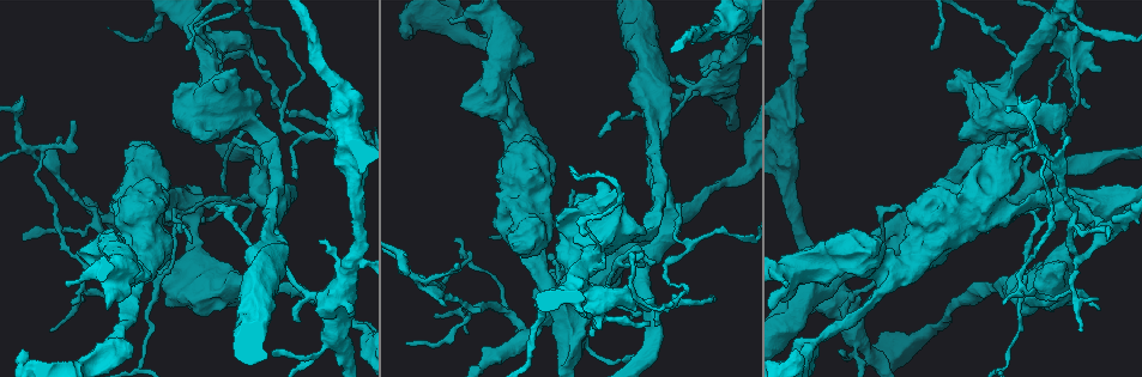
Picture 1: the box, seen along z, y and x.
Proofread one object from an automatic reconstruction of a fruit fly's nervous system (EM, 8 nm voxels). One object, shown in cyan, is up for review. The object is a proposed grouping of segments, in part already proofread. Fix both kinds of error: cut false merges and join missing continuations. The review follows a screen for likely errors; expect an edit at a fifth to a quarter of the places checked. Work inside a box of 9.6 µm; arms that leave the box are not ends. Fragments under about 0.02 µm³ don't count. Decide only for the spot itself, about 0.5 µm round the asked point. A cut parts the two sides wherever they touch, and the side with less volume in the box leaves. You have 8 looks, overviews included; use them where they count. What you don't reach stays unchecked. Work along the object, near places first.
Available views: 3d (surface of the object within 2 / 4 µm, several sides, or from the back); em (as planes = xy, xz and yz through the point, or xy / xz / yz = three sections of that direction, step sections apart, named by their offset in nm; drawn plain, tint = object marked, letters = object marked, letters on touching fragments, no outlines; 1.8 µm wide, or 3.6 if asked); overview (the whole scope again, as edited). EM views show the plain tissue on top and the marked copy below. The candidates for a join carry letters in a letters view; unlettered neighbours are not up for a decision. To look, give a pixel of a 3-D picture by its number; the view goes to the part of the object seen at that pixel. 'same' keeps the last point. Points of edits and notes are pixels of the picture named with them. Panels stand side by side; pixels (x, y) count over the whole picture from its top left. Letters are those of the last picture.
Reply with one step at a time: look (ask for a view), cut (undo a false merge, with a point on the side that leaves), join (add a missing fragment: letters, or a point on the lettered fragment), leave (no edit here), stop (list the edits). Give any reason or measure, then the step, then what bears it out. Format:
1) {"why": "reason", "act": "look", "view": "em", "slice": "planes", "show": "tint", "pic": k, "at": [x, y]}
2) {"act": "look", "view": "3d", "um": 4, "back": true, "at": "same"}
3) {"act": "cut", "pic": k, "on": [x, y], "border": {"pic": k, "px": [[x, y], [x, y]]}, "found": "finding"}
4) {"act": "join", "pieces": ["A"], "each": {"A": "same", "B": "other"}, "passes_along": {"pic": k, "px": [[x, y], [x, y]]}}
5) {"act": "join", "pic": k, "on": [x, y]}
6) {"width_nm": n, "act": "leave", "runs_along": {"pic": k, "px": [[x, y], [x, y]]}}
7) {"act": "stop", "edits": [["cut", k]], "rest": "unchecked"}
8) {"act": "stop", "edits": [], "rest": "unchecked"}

{"why": "four-way junction", "act": "look", "view": "em", "slice": "xy", "step": 16, "show": "tint", "pic": 1, "at": [1062, 214]}

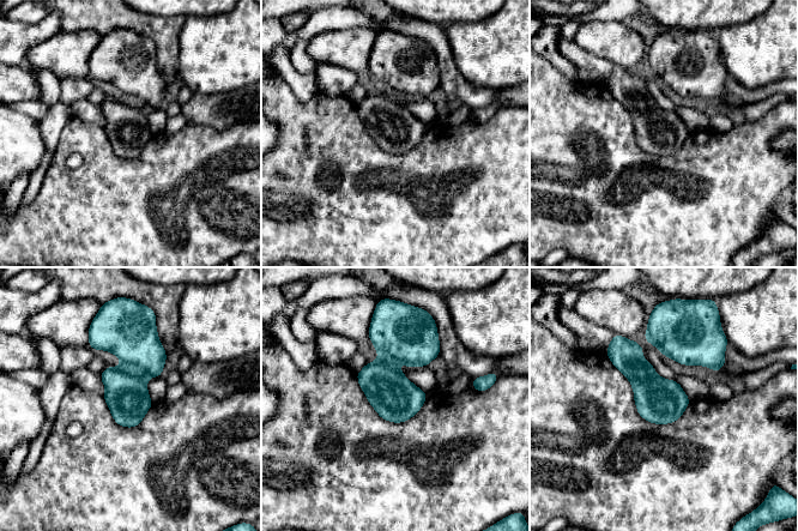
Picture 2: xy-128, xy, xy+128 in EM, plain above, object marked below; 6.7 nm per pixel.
{"act": "look", "view": "em", "slice": "xy", "step": 16, "show": "letters", "at": "same"}

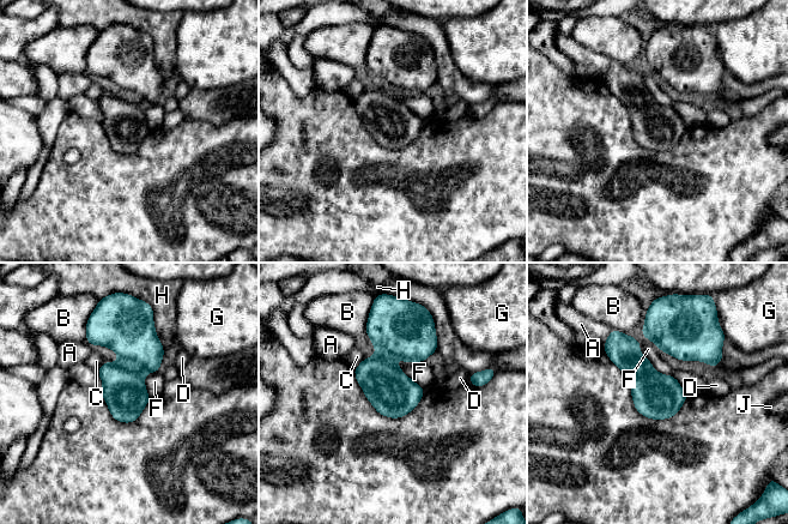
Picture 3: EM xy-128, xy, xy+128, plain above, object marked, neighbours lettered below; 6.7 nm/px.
{"longest_contact_nm": ["F", 320], "act": "cut", "pic": 3, "on": [123, 390], "each": {"A": "other", "B": "other", "C": "other", "D": "other", "F": "other", "G": "other", "H": "other", "J": "other"}, "border": {"pic": 3, "px": [[119, 360], [135, 366], [144, 374]]}, "found": "a second neuron is stuck on"}

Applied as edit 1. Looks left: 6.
{"act": "look", "view": "overview"}

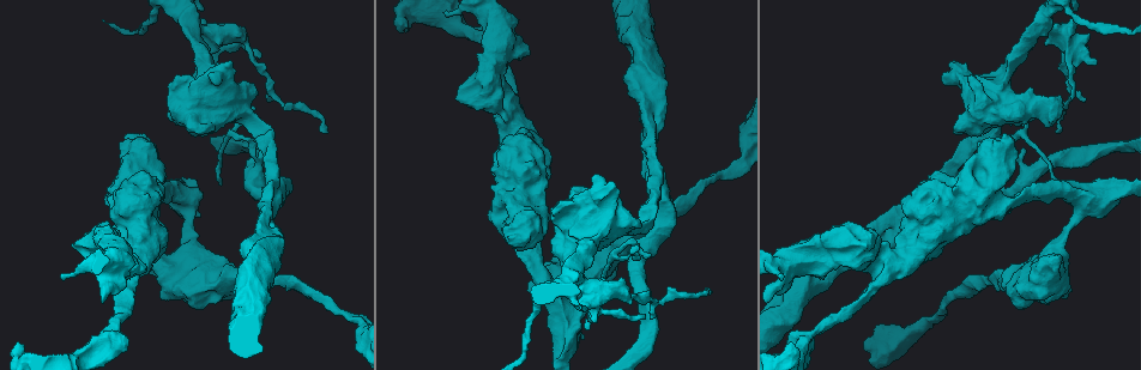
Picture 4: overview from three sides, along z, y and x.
{"act": "look", "view": "3d", "um": 4, "pic": 4, "at": [1062, 130]}

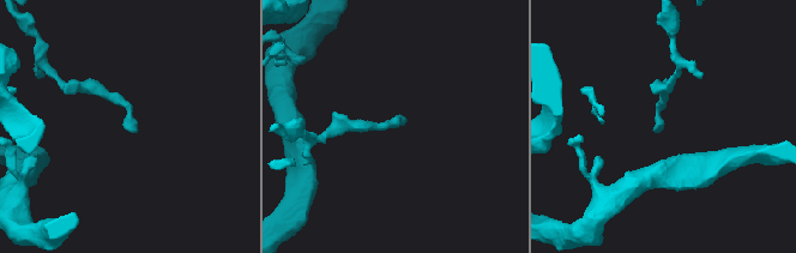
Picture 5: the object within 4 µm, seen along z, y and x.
{"act": "look", "view": "em", "slice": "yz", "step": 8, "show": "letters", "pic": 5, "at": [403, 124]}

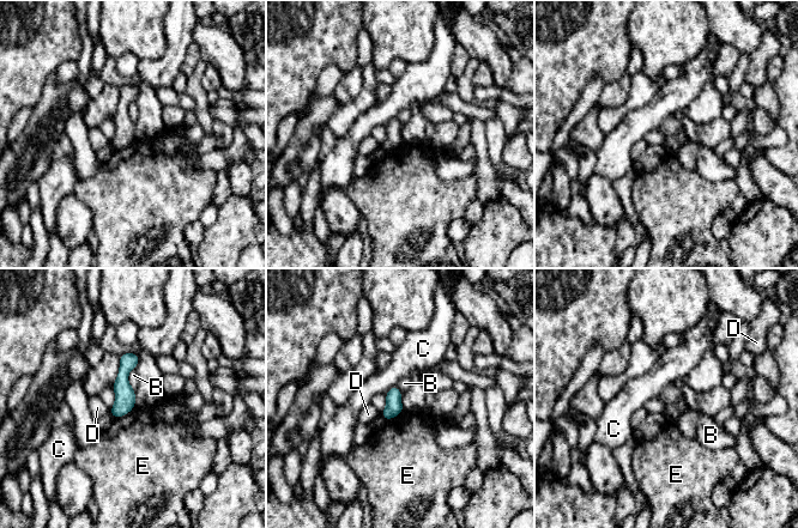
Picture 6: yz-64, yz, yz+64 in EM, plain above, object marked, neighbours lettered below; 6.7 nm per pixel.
{"longest_contact_nm": ["E", 170], "act": "leave", "each": {"B": "other", "C": "other", "D": "other", "E": "other"}, "border": {"pic": 6, "px": [[135, 406], [127, 413], [114, 418]]}, "found": "none of them fits"}

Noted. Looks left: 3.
{"act": "stop", "edits": [["cut", 3]], "rest": "unchecked"}

